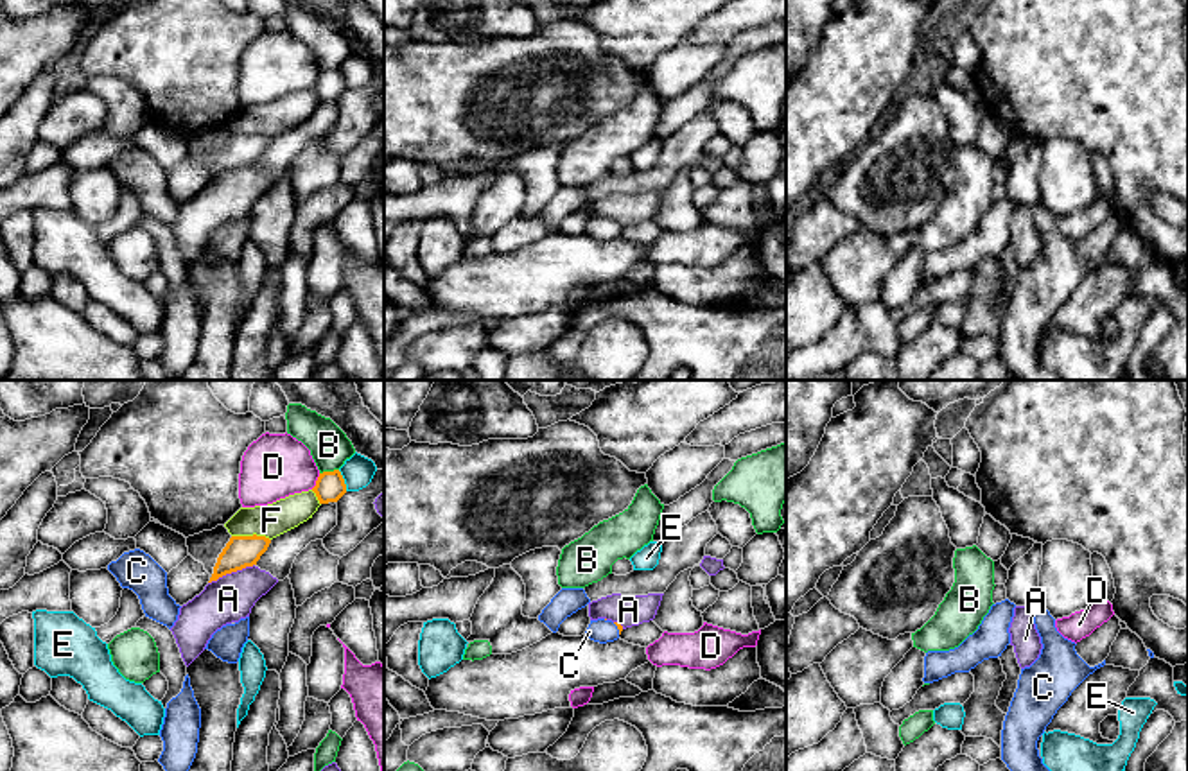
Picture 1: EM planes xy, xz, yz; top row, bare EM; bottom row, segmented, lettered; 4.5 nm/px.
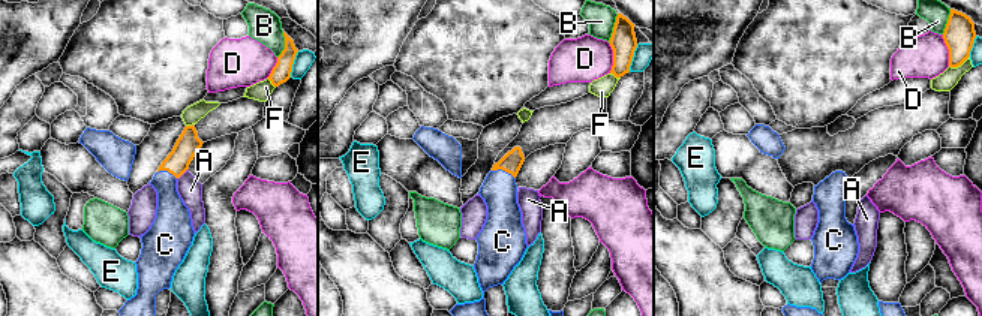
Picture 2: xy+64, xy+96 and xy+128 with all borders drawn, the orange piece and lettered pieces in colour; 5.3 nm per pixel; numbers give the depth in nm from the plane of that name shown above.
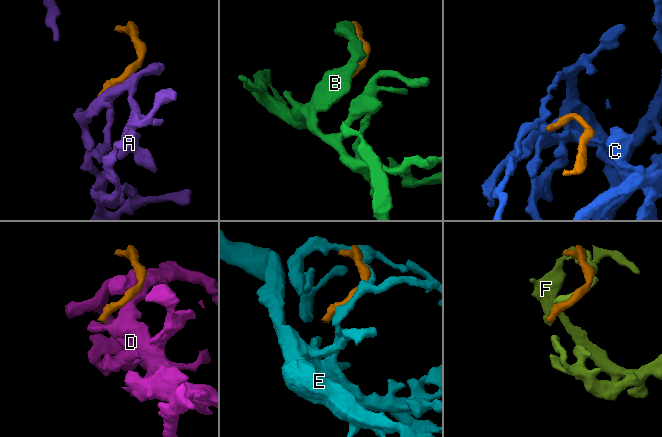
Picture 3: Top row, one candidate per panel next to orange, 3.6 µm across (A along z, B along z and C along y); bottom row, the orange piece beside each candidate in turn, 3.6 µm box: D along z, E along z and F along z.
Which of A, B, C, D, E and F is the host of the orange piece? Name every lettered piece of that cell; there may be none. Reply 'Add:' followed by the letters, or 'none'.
Add: C

